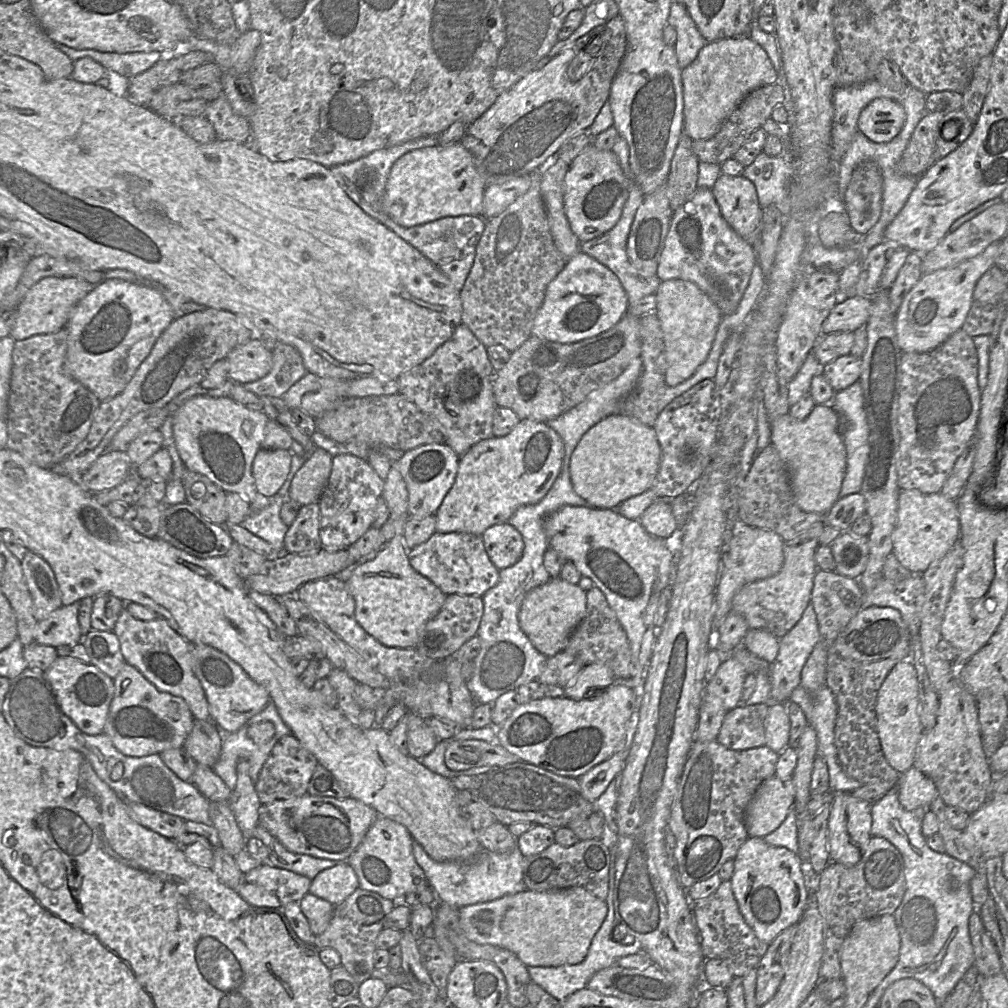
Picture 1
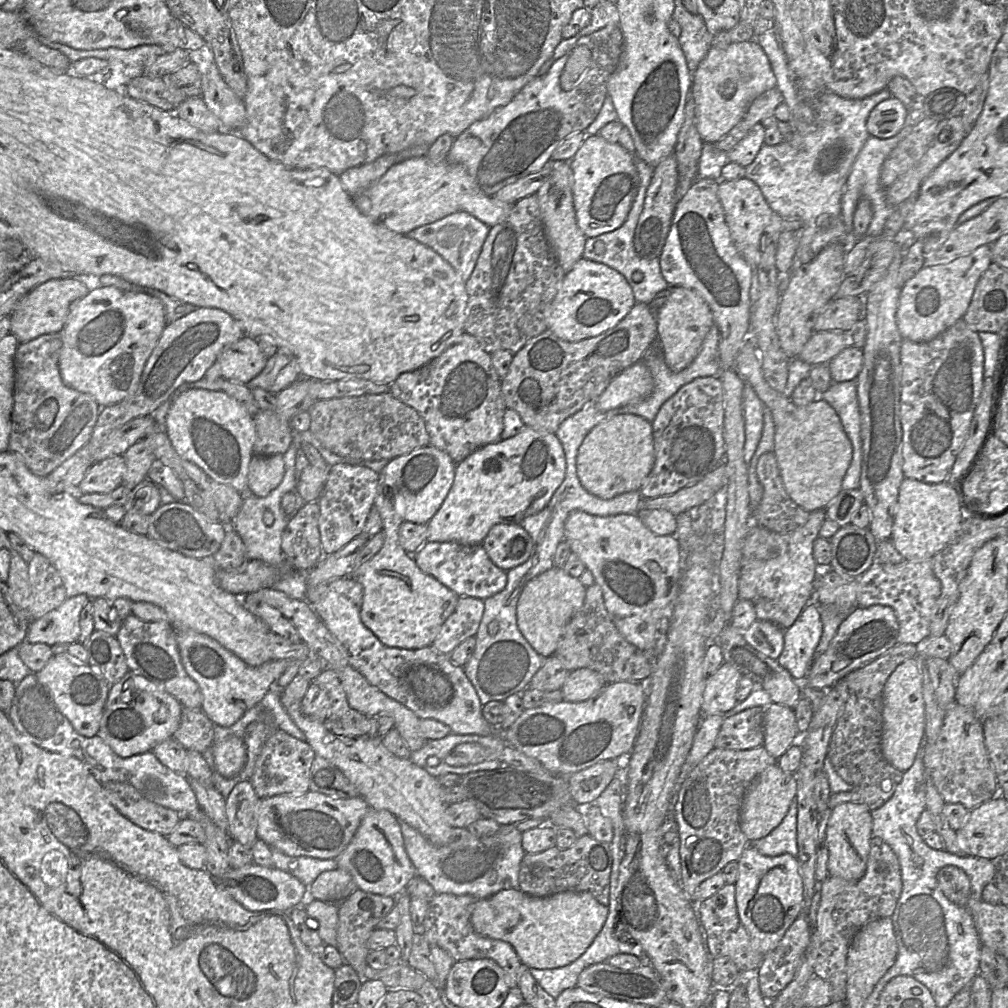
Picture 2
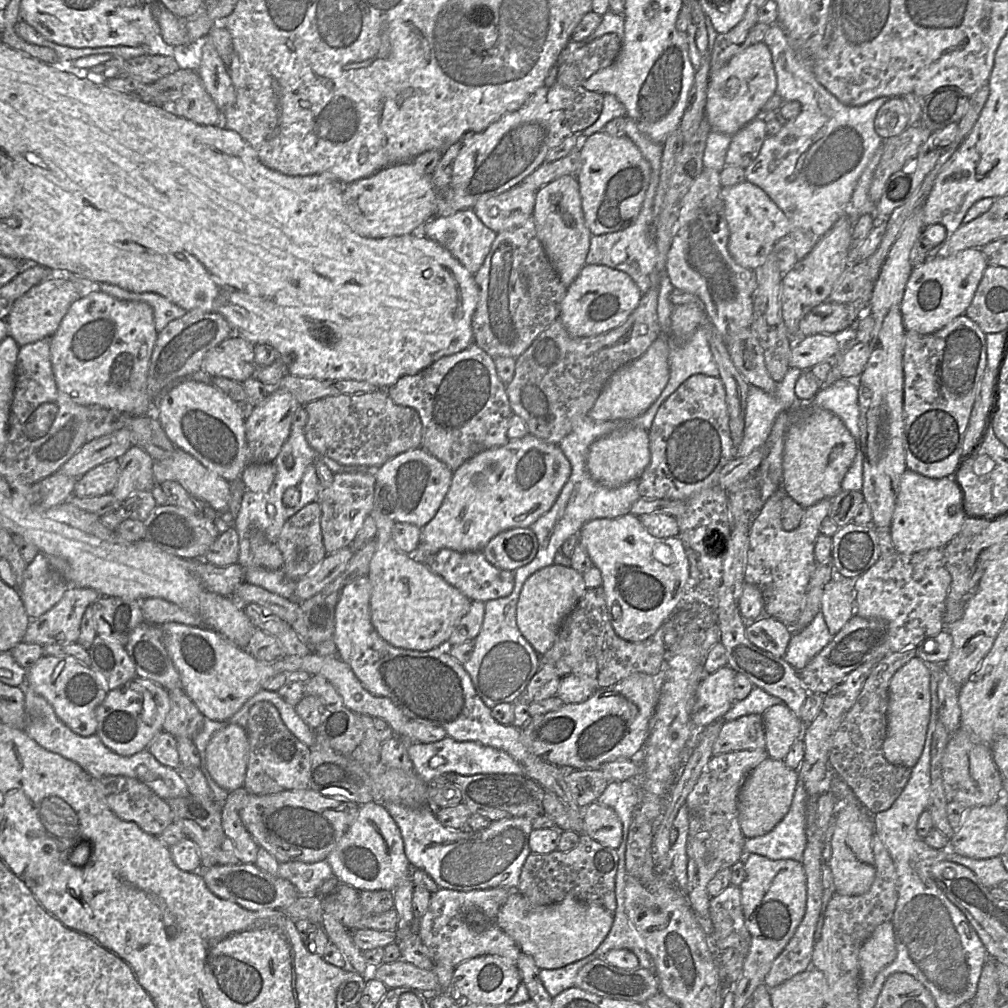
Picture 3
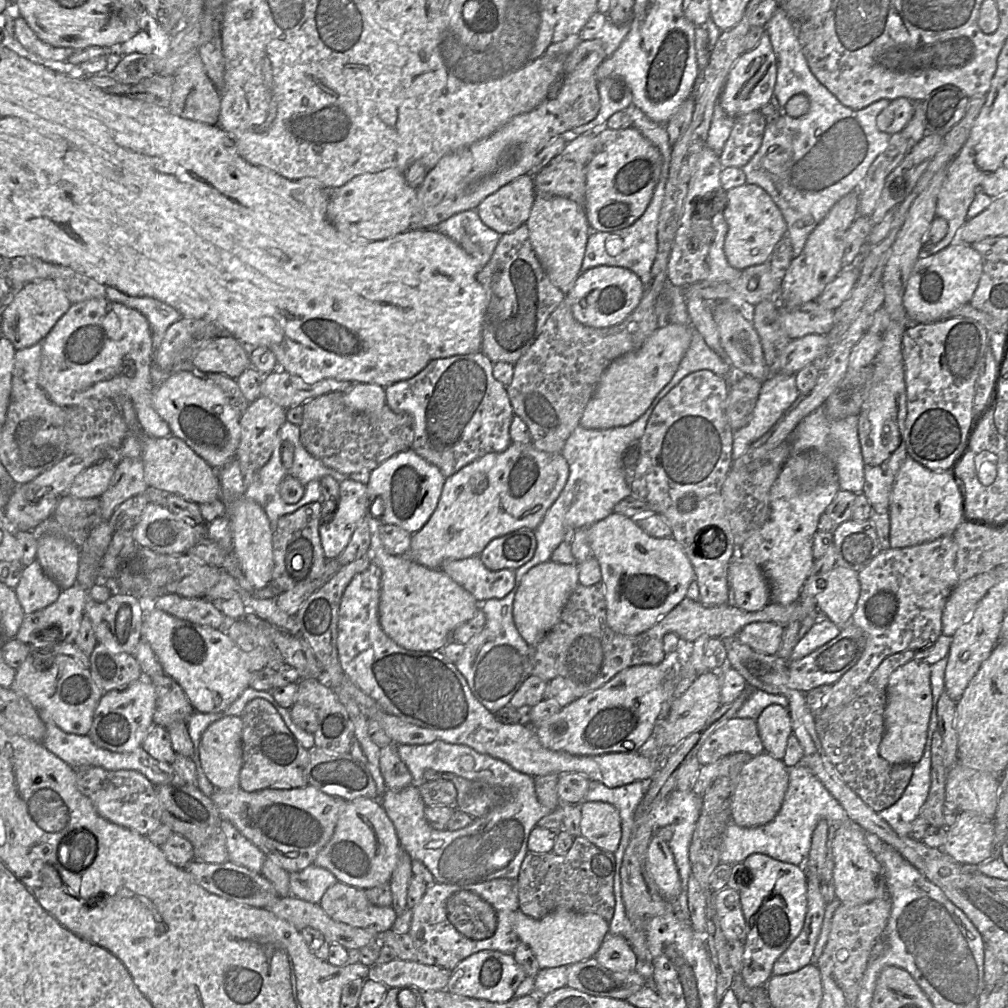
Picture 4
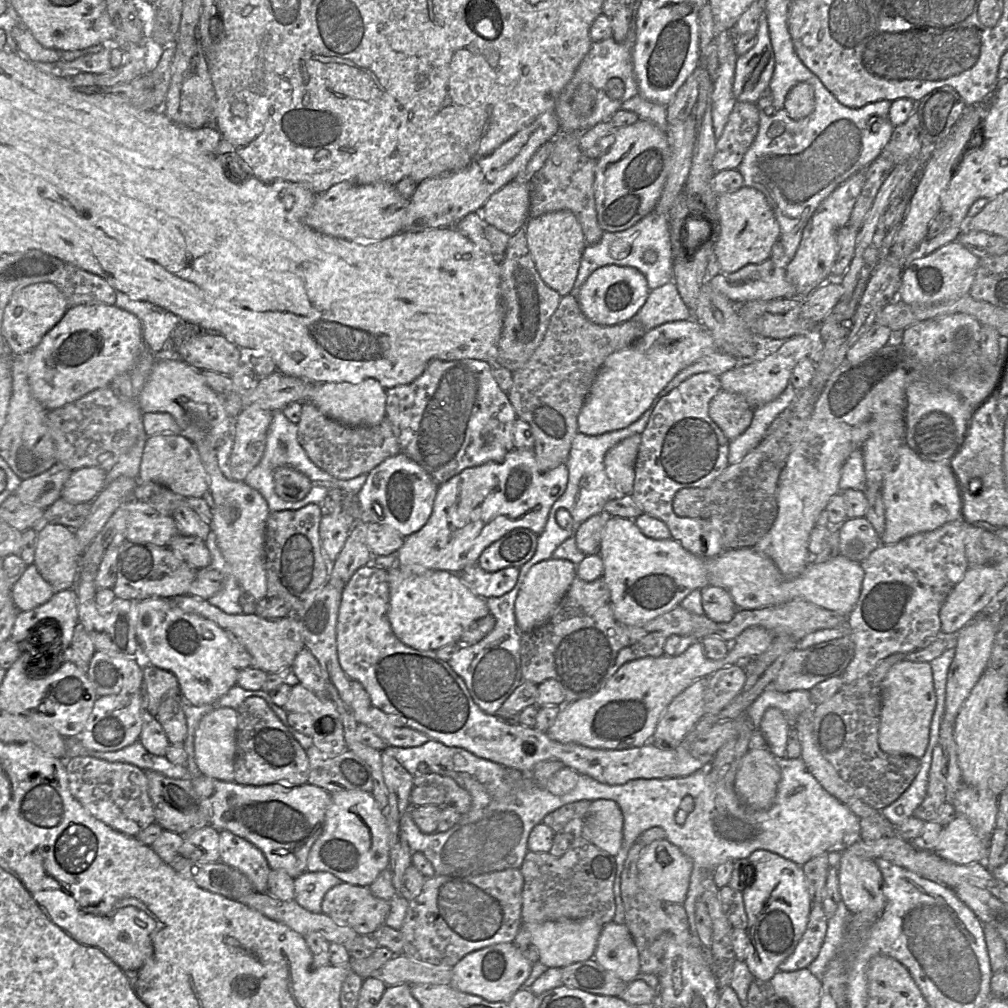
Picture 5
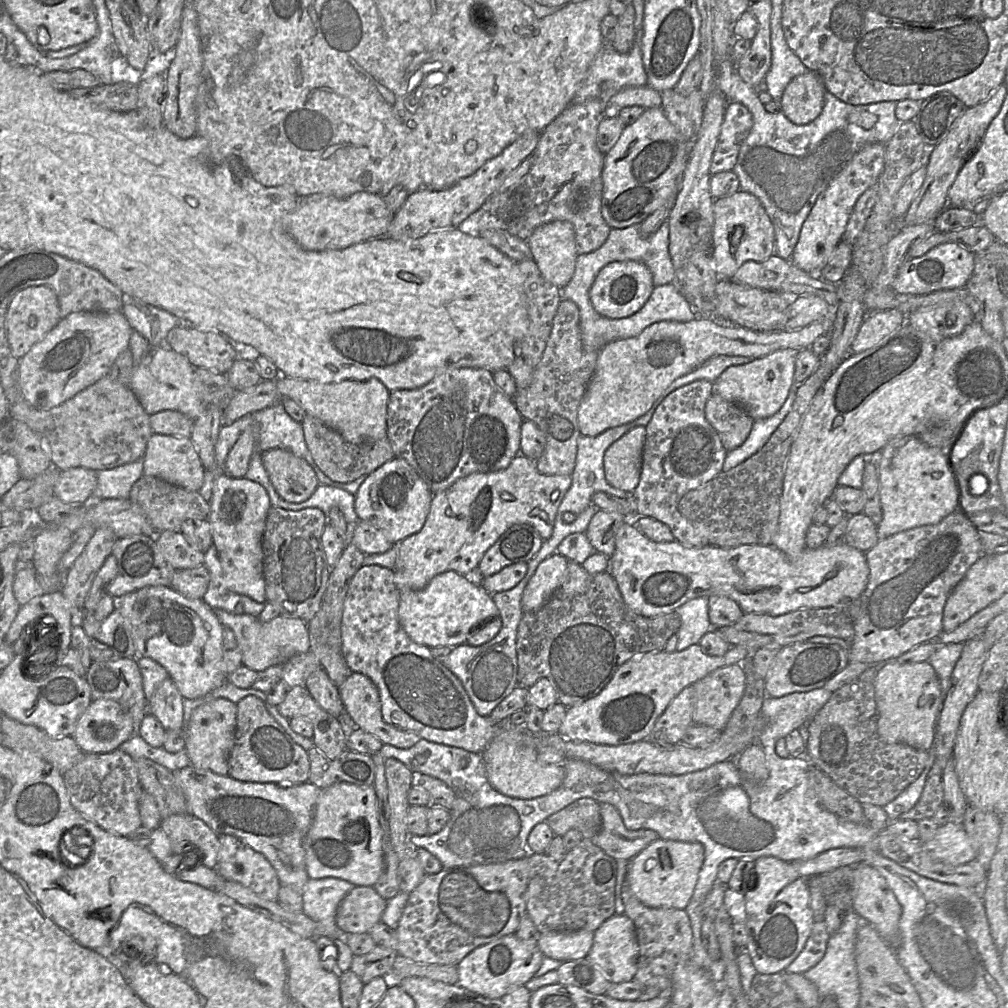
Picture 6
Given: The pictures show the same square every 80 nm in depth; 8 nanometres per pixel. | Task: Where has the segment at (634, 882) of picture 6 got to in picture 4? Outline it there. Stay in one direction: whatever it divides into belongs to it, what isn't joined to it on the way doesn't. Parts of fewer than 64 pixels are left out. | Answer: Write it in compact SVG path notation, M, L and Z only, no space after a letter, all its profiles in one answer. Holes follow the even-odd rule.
M655 833L649 842L646 871L663 896L675 901L681 892L681 879L668 843Z

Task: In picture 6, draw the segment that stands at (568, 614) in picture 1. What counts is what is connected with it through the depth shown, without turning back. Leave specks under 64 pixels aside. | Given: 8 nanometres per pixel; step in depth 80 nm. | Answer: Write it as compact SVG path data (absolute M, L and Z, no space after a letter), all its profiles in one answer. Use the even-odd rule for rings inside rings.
M557 553L543 560L527 583L521 607L524 613L543 607L560 587L567 575L568 559Z

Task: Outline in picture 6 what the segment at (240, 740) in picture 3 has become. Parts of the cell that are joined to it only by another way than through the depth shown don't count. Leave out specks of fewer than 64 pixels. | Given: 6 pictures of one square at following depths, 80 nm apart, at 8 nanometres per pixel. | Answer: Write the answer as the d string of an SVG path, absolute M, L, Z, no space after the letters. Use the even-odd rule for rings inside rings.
M217 698L193 710L185 735L185 751L192 766L228 775L228 757L234 744L236 718L237 705L225 698Z

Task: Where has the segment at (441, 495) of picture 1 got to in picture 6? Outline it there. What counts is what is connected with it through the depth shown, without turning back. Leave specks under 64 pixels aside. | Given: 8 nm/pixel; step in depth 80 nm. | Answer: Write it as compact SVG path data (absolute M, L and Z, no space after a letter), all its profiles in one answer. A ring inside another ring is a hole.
M394 457L370 473L361 484L355 494L355 512L359 521L378 528L395 545L423 528L432 499L433 493L408 462Z

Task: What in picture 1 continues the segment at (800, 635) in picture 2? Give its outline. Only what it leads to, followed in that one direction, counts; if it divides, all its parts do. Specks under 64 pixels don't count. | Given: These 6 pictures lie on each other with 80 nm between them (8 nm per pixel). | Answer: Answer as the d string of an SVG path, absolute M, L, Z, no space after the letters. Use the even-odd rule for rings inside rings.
M812 603L804 610L800 620L794 627L779 639L779 652L776 659L769 665L771 684L770 701L786 702L792 691L800 685L801 671L814 647L820 640L817 616Z

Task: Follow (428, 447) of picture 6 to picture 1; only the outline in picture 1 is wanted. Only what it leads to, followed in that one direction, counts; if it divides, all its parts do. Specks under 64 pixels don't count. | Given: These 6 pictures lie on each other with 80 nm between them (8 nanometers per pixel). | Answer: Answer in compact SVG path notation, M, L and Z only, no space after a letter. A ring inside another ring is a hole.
M461 323L450 339L439 346L428 359L399 376L398 393L411 400L421 411L438 422L444 435L444 443L461 457L479 441L493 437L493 414L498 407L492 387L494 375L495 371L488 358L487 348L465 324Z

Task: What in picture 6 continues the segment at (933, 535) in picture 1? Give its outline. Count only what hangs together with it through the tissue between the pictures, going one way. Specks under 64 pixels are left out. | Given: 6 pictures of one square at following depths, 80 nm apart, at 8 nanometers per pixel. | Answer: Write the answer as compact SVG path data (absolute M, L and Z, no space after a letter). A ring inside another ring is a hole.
M918 436L898 437L882 448L879 454L878 478L883 515L877 527L879 540L915 527L938 524L946 516L959 509L958 486L950 470L947 450L930 447Z

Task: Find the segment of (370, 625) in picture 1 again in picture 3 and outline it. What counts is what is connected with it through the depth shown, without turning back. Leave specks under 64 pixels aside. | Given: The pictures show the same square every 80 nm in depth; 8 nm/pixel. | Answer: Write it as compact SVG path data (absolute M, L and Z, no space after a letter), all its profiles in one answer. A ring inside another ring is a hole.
M380 487L375 488L370 515L377 527L374 538L376 549L367 574L372 586L370 598L372 625L386 642L397 648L428 651L437 647L446 647L453 627L469 611L471 601L441 576L432 572L424 563L416 562L396 547L392 529L397 522L392 520L391 512L393 512L393 502L386 500L386 490Z

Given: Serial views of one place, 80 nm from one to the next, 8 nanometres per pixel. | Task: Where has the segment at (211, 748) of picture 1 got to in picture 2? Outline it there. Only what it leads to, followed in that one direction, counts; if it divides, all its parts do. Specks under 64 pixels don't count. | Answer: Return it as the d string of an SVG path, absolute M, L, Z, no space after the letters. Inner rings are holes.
M183 707L173 738L187 751L202 754L214 743L214 724L201 709Z

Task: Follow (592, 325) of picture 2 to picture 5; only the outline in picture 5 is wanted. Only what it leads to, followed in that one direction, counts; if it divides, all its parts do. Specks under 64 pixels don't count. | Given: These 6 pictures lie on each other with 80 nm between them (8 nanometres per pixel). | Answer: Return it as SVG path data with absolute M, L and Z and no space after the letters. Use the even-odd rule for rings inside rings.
M606 265L596 269L579 290L577 302L591 322L612 326L633 319L646 302L650 289L645 276L636 268Z

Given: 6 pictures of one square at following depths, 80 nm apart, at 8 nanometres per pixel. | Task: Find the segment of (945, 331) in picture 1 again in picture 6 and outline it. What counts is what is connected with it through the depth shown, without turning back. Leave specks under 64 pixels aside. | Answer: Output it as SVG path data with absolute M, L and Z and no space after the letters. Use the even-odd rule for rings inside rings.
M942 243L921 257L908 259L902 265L892 284L892 289L901 294L926 295L938 290L953 290L966 287L975 265L975 255L957 243Z

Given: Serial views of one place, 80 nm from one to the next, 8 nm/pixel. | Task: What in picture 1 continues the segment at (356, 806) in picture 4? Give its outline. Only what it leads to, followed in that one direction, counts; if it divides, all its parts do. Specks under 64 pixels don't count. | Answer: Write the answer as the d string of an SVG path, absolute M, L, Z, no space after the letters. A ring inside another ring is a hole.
M379 816L361 844L347 859L358 876L359 887L399 902L407 893L429 885L423 869L414 857L413 843L411 833L403 824Z

